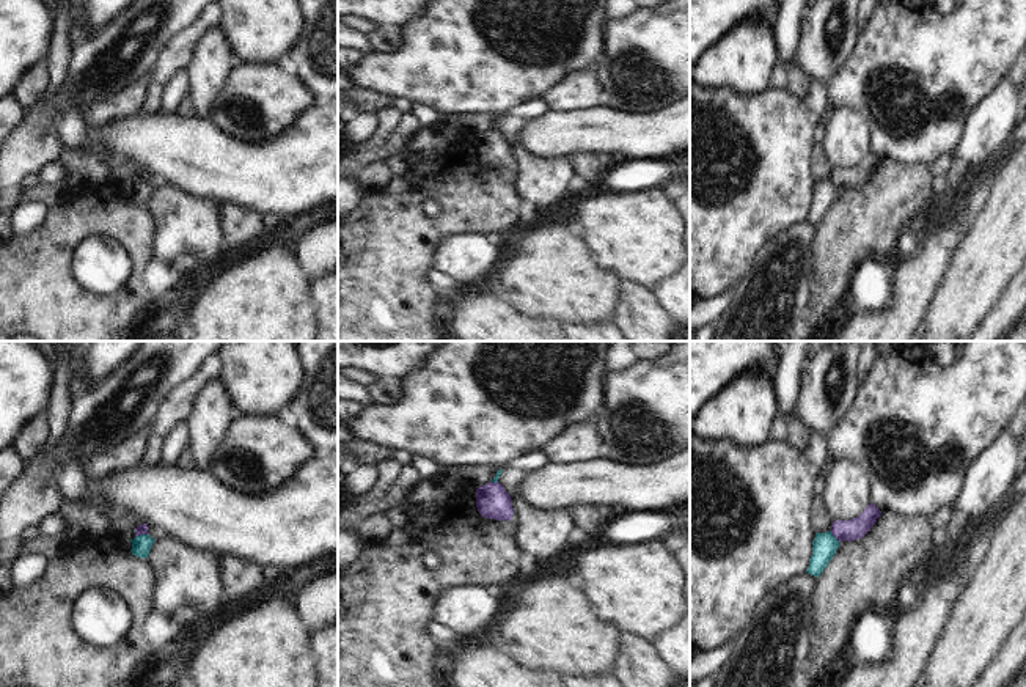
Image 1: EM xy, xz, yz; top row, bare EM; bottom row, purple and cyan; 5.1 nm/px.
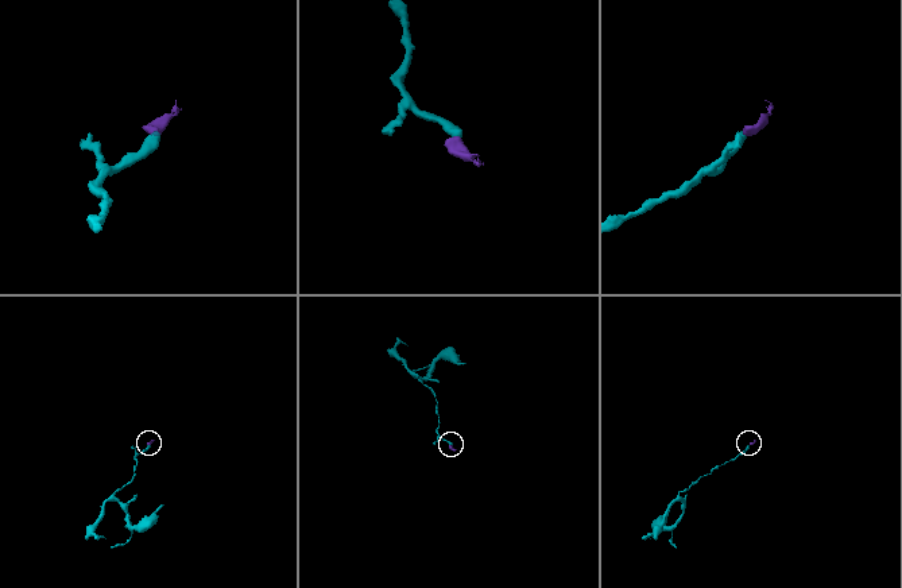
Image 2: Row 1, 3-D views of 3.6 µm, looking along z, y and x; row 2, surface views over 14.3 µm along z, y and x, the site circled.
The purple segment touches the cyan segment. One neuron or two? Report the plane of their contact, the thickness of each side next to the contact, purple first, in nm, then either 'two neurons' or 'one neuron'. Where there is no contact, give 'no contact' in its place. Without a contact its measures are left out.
contact in yz; calibres 110 and 130 nm; two neurons

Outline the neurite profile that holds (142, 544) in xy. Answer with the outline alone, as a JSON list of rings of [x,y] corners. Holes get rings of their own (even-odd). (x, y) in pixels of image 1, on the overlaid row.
[[[140,535],[130,539],[132,542],[132,555],[138,558],[148,558],[151,546],[154,544],[156,539],[152,539],[149,535]]]

